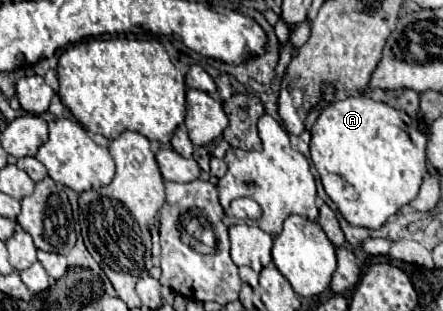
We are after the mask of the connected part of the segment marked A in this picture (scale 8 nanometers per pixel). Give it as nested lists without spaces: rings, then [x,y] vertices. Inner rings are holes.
[[[351,95],[323,107],[317,117],[317,123],[311,129],[311,143],[309,143],[311,159],[323,181],[323,187],[339,207],[341,215],[355,227],[367,227],[367,229],[383,227],[389,221],[389,217],[393,217],[403,205],[411,203],[419,193],[419,185],[427,171],[425,151],[423,153],[419,151],[417,159],[417,147],[413,145],[409,135],[399,127],[399,123],[401,123],[399,111],[389,107],[387,103],[377,103],[363,95]],[[415,161],[417,161],[417,173],[409,175],[407,171],[411,171]]]

